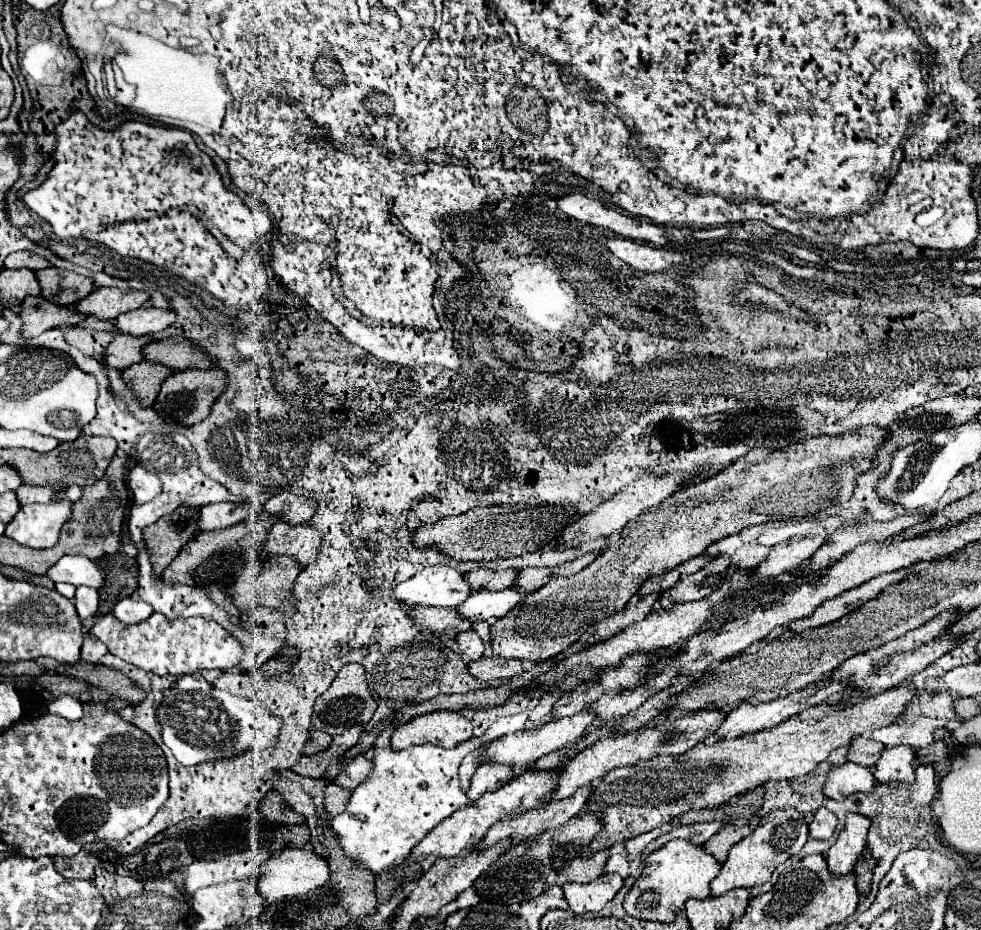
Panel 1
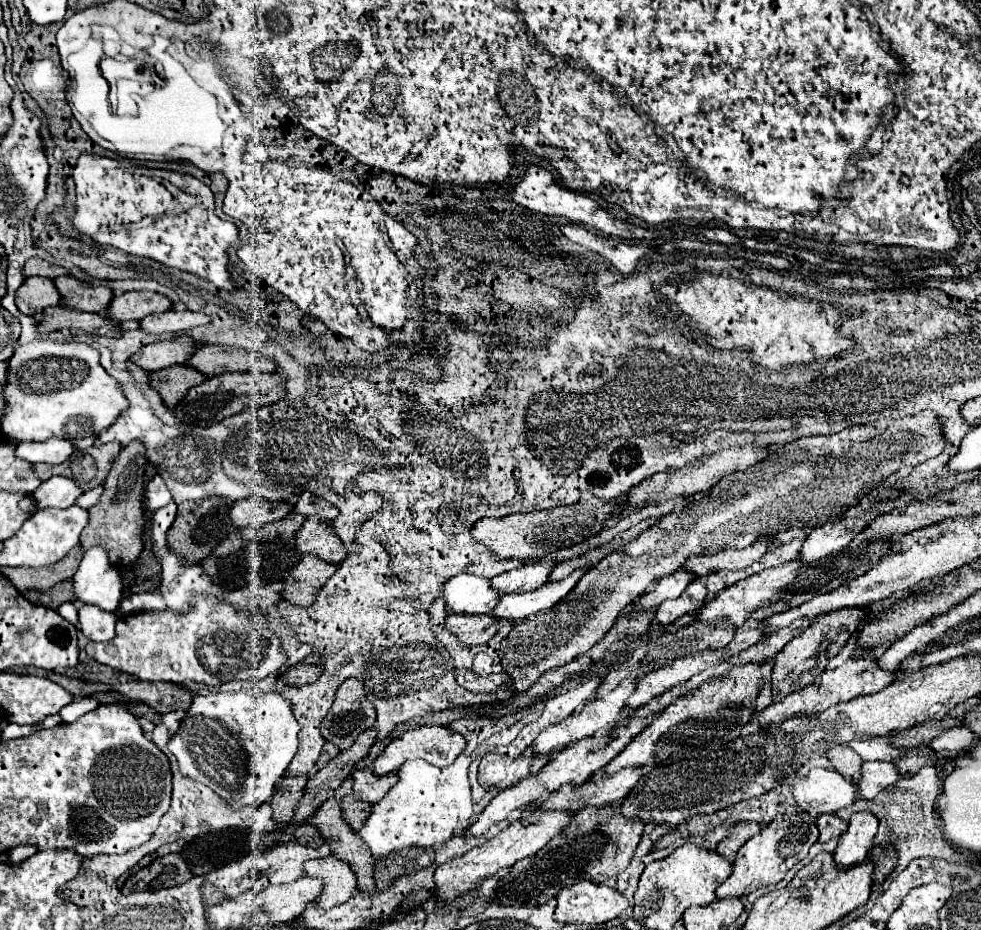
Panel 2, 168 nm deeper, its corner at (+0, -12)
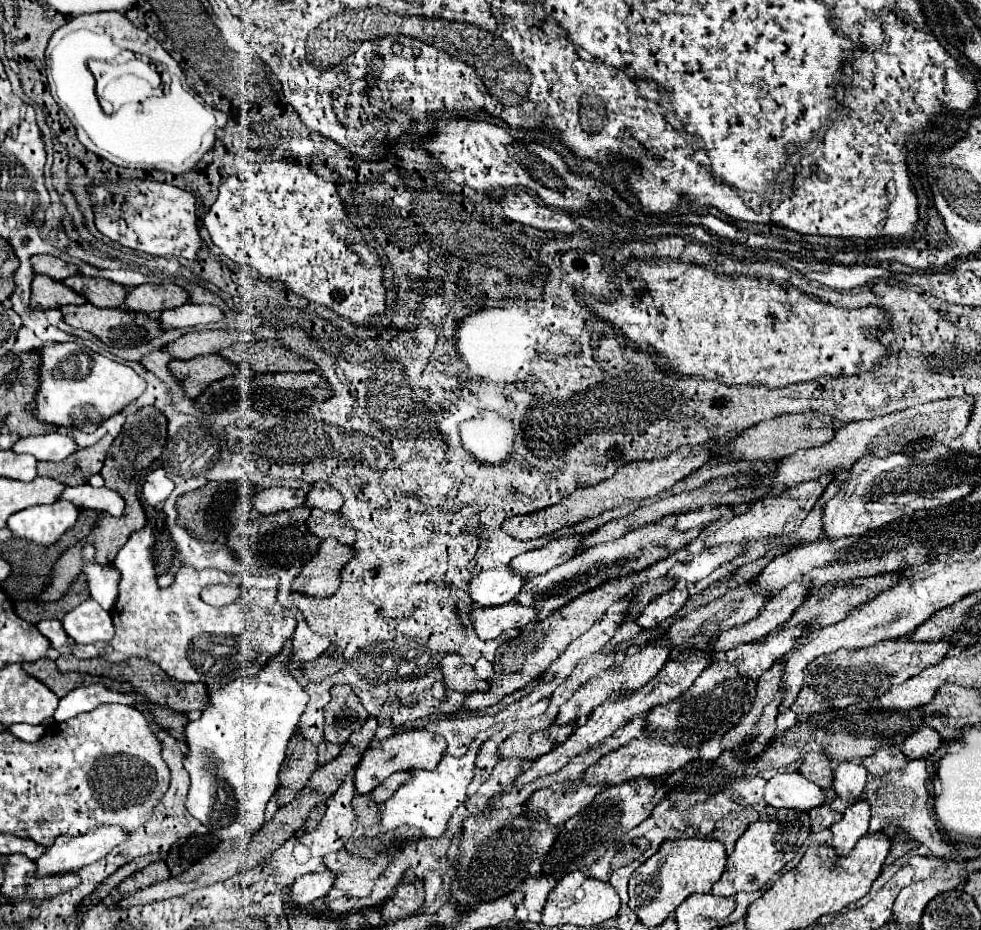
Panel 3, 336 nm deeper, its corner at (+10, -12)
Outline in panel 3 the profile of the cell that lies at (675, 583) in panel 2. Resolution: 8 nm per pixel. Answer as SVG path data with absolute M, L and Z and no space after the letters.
M726 545L726 547L714 547L700 551L698 555L688 557L686 561L678 561L672 565L672 569L666 573L666 577L674 579L676 583L696 583L710 575L716 567L722 563L732 561L736 555L744 551L744 545Z

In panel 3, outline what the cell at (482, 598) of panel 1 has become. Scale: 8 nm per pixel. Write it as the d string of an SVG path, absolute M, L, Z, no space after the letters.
M668 515L656 523L640 527L638 531L628 533L616 541L610 541L610 543L598 545L594 549L588 549L580 555L574 555L570 561L550 569L546 575L538 575L538 577L528 579L514 601L520 605L534 607L538 611L538 617L542 619L548 613L552 613L554 609L560 609L564 605L564 601L570 601L576 595L586 593L586 591L602 585L608 579L626 575L630 571L644 569L644 567L668 557L670 553L684 549L692 539L696 539L700 535L702 529L698 529L698 533L674 533L674 517L676 515Z

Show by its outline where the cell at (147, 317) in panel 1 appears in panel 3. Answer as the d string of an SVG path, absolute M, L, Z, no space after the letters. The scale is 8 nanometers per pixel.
M184 303L182 307L162 311L158 317L158 321L164 329L208 325L208 323L214 323L220 319L224 319L224 315L216 305L194 305L194 303Z

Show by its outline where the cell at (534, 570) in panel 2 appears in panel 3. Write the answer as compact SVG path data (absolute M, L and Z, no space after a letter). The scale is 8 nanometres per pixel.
M574 535L574 537L562 537L556 541L550 541L548 545L544 545L542 549L536 551L528 551L522 553L518 557L514 557L510 561L510 567L514 573L522 575L522 577L530 577L530 575L542 575L552 567L562 565L564 561L568 561L570 557L574 557L578 553L582 537Z

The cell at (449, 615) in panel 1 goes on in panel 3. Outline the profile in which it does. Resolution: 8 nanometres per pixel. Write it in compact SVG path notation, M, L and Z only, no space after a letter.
M512 601L512 603L490 607L490 609L476 607L470 611L470 621L480 639L494 639L508 629L522 629L534 623L536 611Z

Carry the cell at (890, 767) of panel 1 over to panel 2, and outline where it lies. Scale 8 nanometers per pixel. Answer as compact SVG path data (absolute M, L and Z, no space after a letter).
M868 761L862 763L862 777L858 781L858 793L862 799L874 799L884 787L894 785L898 771L894 763L886 761Z

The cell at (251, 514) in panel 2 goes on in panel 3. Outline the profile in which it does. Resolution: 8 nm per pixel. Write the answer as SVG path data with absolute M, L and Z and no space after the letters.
M270 487L254 495L252 509L256 509L260 515L270 515L270 513L280 513L288 511L294 507L304 505L304 491L302 489L282 489L282 487Z

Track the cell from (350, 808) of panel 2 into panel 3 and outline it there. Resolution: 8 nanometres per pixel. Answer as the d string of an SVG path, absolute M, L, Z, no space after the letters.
M354 795L352 809L354 809L358 825L372 827L378 823L378 805L374 801L370 801L368 795Z

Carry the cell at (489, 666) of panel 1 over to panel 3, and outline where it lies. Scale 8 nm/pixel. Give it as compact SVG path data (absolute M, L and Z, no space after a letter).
M450 653L442 659L442 673L444 673L444 685L452 691L470 695L474 691L490 689L490 683L484 679L478 679L472 665L464 665L464 661L456 653Z

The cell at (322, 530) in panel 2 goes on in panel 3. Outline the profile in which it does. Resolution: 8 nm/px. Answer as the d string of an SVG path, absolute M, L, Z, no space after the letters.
M312 509L312 515L306 521L310 533L314 533L320 539L336 539L342 541L342 545L354 543L354 529L348 521L344 521L338 513L326 513L320 509Z

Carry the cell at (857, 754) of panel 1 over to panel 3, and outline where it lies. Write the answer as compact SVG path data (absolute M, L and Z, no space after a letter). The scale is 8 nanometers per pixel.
M810 751L798 771L800 771L802 775L806 775L810 781L814 781L816 785L822 785L824 789L832 787L834 767L832 767L832 761L830 761L822 751L820 751L820 753Z

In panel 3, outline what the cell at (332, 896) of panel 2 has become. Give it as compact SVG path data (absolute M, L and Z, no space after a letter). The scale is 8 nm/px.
M392 845L384 855L380 855L376 861L368 861L350 853L330 853L322 859L324 867L336 875L334 887L340 889L348 897L366 897L366 893L372 891L376 879L386 869L390 857L398 851L396 845Z

